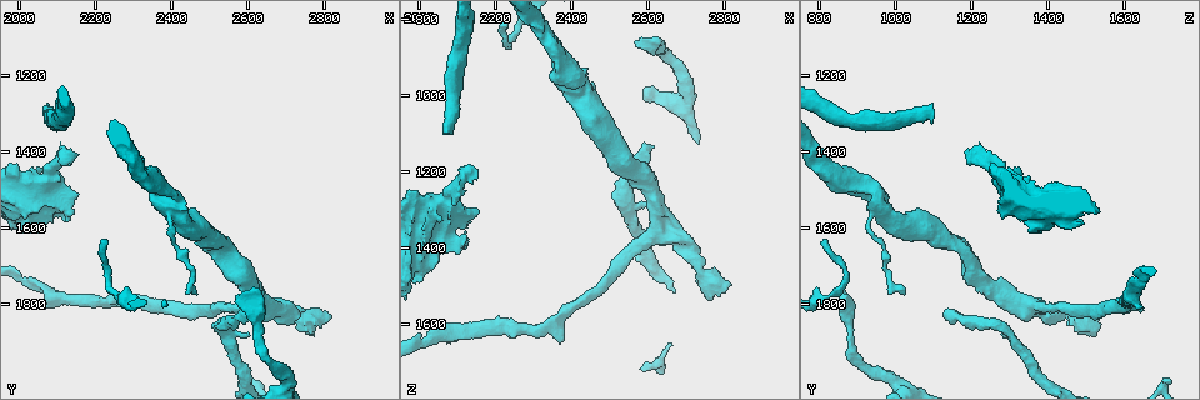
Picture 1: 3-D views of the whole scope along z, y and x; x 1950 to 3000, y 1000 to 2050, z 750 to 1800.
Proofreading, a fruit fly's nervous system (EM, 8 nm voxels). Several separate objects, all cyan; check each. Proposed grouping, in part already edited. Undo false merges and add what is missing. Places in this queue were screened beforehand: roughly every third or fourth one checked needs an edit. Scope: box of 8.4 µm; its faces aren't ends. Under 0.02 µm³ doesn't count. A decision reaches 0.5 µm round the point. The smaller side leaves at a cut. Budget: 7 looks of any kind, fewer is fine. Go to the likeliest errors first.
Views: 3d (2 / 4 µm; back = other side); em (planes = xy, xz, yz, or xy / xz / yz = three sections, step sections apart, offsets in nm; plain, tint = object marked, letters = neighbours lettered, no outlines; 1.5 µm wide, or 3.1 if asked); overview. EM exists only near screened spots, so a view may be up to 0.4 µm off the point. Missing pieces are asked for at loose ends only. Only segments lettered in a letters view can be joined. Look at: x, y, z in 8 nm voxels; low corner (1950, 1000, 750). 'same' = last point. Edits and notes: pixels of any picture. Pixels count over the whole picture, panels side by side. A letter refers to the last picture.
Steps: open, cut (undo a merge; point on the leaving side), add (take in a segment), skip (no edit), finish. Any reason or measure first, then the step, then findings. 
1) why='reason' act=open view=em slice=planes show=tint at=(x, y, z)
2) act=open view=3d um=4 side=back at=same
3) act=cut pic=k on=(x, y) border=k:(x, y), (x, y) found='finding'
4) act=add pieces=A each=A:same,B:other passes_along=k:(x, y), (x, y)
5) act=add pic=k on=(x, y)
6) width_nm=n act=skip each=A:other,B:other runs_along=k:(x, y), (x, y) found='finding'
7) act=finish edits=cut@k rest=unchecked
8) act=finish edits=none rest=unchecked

why='branch stops here' act=open view=em slice=xy step=8 show=letters at=(2615, 1760, 845)

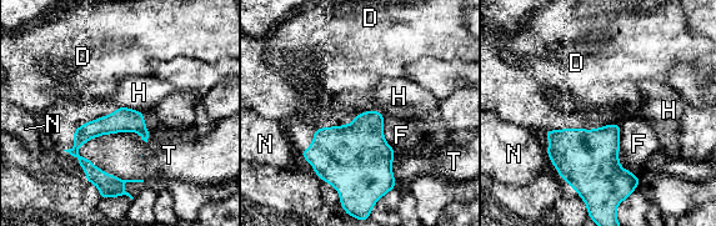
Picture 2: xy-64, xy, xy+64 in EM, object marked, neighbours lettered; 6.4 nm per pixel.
act=skip each=D:other,F:other,H:other,N:other,T:other runs_along=2:(125, 110), (74, 149), (113, 186) found='no lettered segment goes on from it'

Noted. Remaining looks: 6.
why='an open end' act=open view=em slice=planes show=letters at=(2150, 1405, 1200)

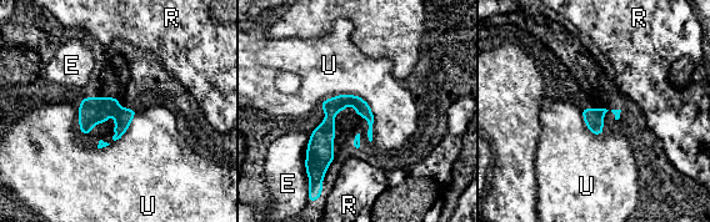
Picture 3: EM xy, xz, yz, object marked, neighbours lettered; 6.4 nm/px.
act=skip each=E:other,R:other,U:other border=3:(318, 105), (359, 95), (373, 140) found='no lettered segment goes on from it'

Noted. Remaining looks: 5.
act=open view=em slice=xz step=8 show=plain at=(2470, 1775, 1020)

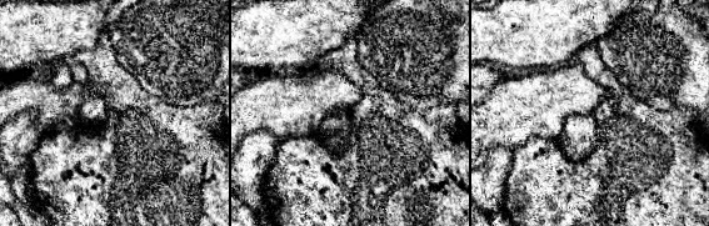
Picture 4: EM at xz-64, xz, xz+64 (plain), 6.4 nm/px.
act=open view=em slice=xz step=8 show=letters at=same

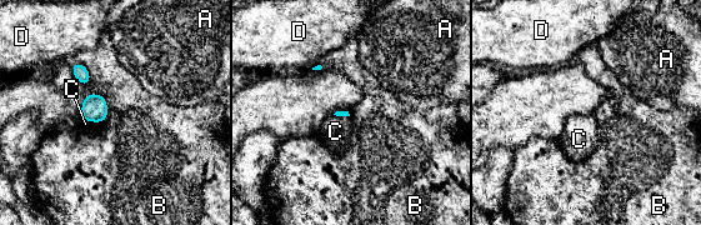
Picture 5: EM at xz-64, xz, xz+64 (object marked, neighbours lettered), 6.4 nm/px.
act=skip each=A:other,B:other,C:other,D:other border=5:(86, 94), (105, 99), (103, 123) found='none of them fits'

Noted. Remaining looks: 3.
act=finish edits=none rest=unchecked

